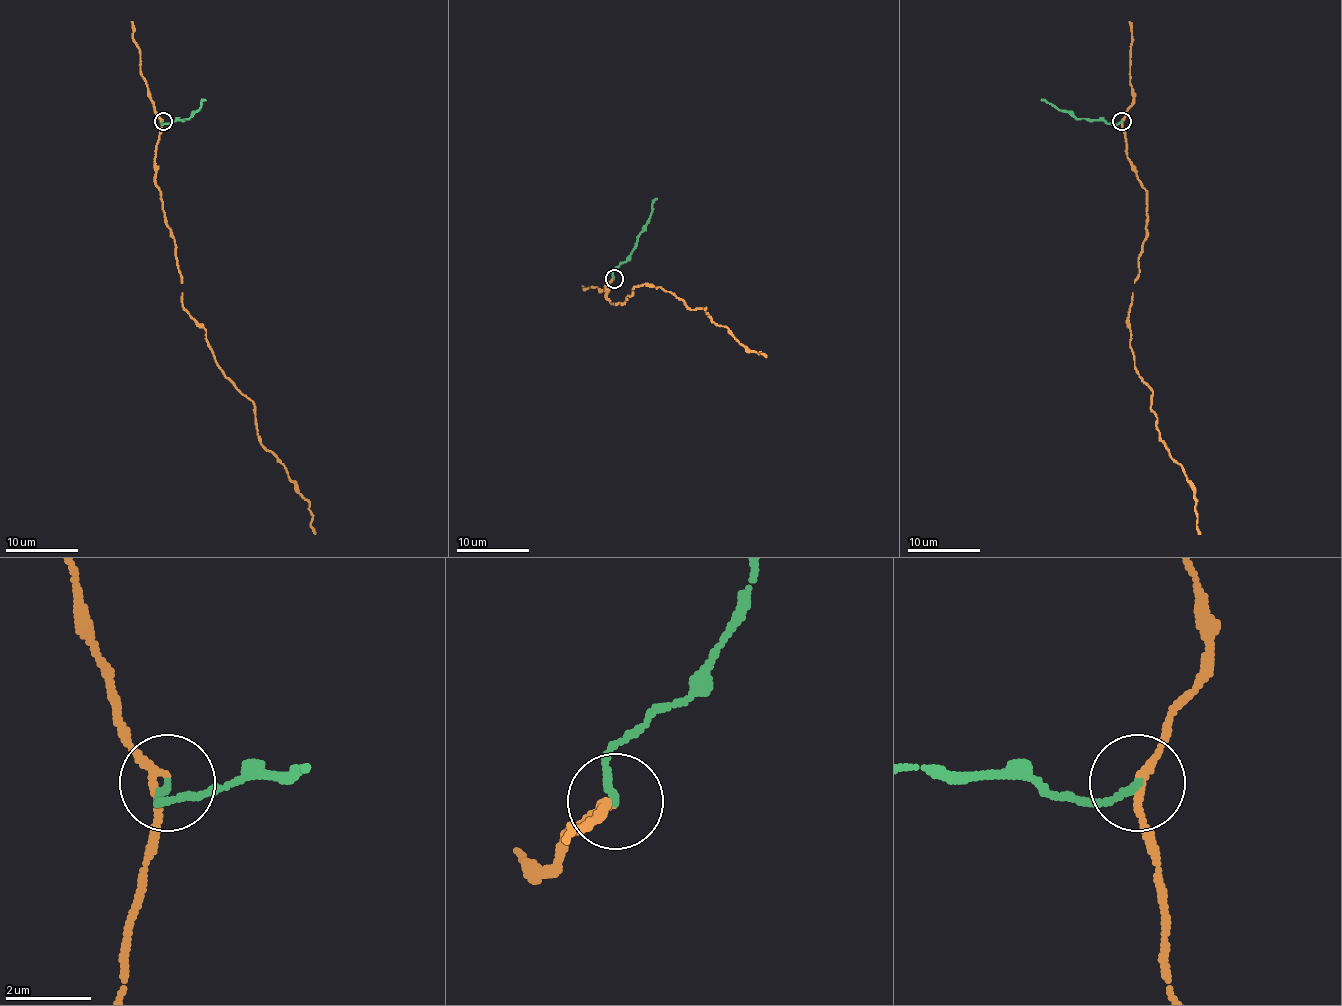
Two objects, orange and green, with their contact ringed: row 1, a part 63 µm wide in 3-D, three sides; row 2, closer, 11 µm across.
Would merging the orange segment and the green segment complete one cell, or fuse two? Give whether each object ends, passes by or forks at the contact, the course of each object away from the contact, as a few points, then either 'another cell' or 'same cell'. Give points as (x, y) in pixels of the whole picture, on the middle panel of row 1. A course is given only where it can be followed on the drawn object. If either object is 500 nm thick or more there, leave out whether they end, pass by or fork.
orange passes by; green ends; course orange (612, 279), (605, 284), (614, 304), (634, 286), (658, 286), (691, 310), (705, 308), (746, 348), (766, 357); course green (614, 279), (612, 272), (627, 259), (656, 199); same cell

